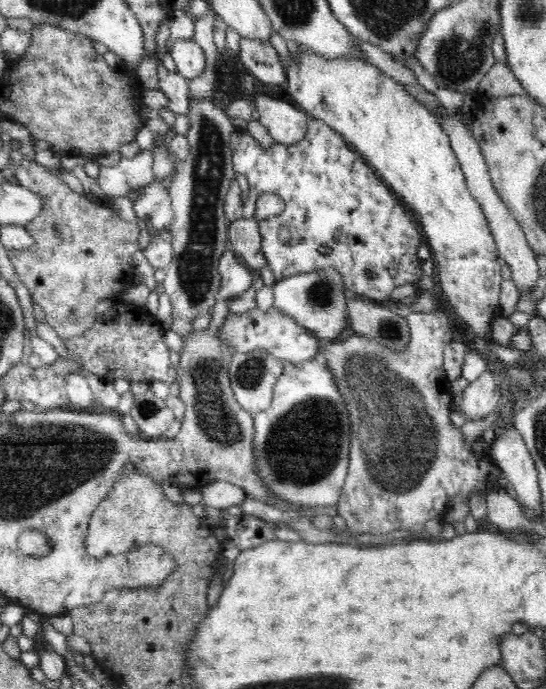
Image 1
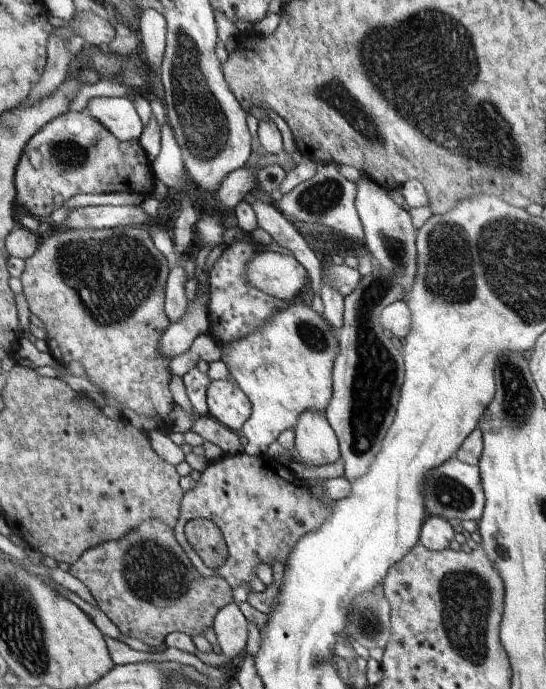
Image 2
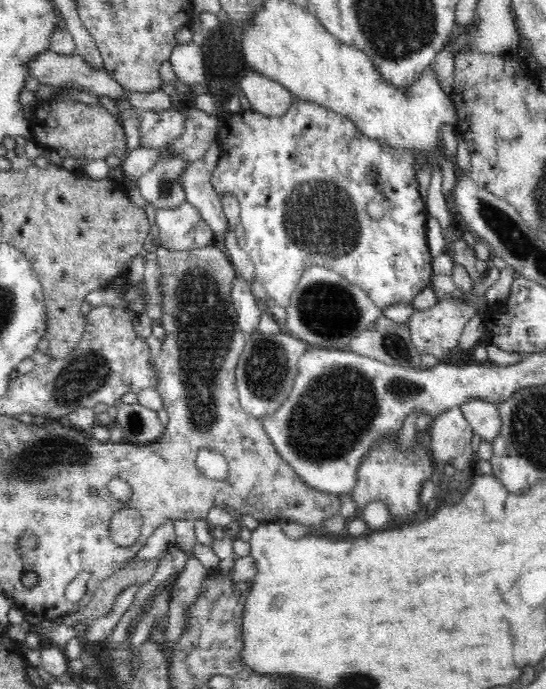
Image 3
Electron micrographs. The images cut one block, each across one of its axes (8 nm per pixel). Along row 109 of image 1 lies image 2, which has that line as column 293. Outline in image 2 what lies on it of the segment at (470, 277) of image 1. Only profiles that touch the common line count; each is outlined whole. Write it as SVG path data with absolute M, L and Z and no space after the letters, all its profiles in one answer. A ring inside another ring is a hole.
M301 300L287 302L283 310L277 310L267 322L263 322L261 328L255 332L231 340L227 344L215 340L221 350L221 360L225 362L229 370L229 378L239 384L243 394L251 400L251 418L243 424L243 428L237 432L237 436L245 438L245 454L259 456L267 452L267 446L279 438L283 430L295 428L297 418L305 410L321 410L329 406L331 400L331 388L333 388L333 360L339 354L339 340L335 336L335 330L331 330L329 324L325 324L309 306L305 306Z

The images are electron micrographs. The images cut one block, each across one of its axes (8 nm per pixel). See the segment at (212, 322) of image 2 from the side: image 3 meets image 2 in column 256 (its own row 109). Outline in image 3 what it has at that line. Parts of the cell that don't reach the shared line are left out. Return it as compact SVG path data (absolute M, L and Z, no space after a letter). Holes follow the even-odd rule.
M298 98L292 100L292 106L288 108L288 112L284 116L264 116L258 110L242 110L238 114L222 116L218 142L222 148L222 158L212 174L212 184L214 184L214 190L220 194L220 198L224 194L232 194L240 202L240 222L236 228L236 236L240 240L240 248L254 262L256 280L266 288L270 304L288 308L290 298L292 298L304 270L312 268L312 266L322 266L322 268L338 272L348 282L362 288L364 294L382 310L386 310L388 306L396 306L396 304L412 304L414 298L430 286L432 276L434 276L434 270L432 270L434 258L432 258L432 252L428 246L428 218L430 218L430 214L428 214L428 208L424 206L424 200L418 192L418 182L416 182L416 172L418 172L418 164L420 164L418 152L406 152L406 148L396 148L396 146L390 146L376 138L370 138L370 136L362 134L350 118L346 118L326 106L320 106L316 102L304 102Z

